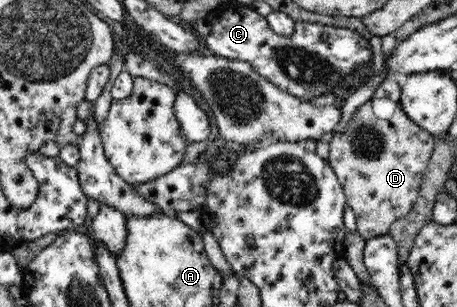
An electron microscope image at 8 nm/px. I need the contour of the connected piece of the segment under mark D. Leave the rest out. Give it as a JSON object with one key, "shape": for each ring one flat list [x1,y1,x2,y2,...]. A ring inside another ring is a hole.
{"shape":[[385,78,371,98,350,118,342,133,334,133,329,142,329,163,342,185,347,204,357,220,357,231,366,240,389,234,390,226,406,216,416,204,422,176,436,141,436,136,410,120,400,104,401,87,393,79]]}

